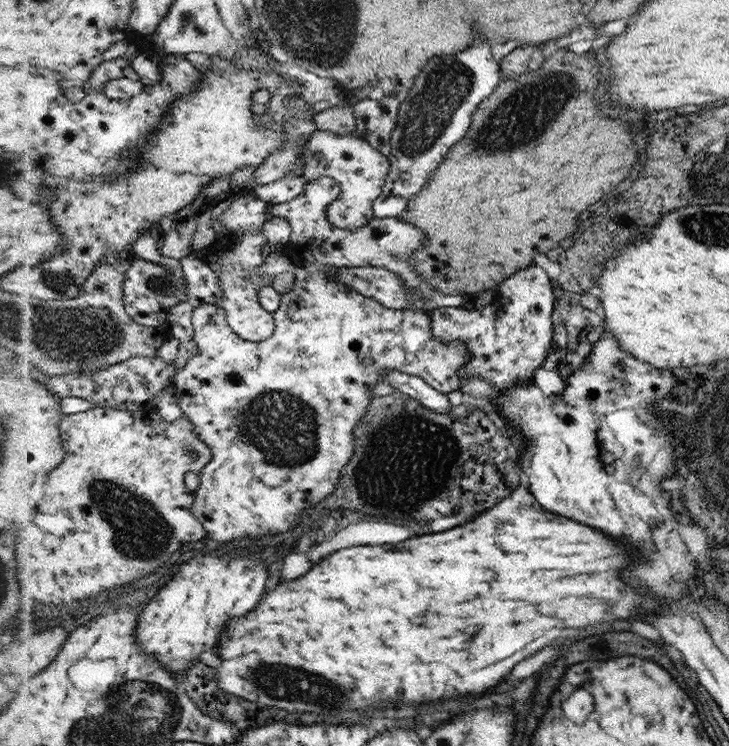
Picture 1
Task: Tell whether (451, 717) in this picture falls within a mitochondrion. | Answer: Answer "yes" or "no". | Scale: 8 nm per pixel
no

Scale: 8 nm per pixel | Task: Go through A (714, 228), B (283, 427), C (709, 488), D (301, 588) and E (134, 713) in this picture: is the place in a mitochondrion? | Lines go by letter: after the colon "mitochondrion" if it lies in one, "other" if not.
A: mitochondrion
B: mitochondrion
C: other
D: other
E: mitochondrion

